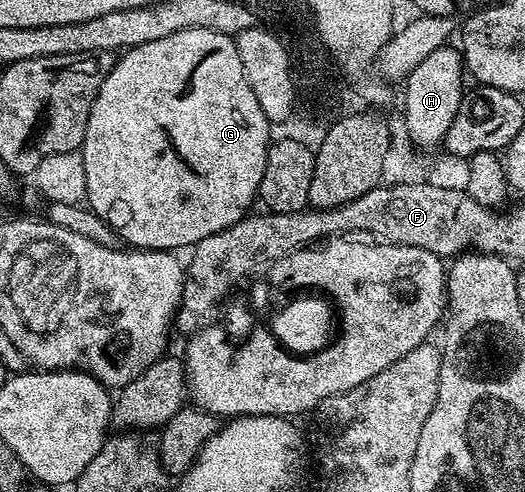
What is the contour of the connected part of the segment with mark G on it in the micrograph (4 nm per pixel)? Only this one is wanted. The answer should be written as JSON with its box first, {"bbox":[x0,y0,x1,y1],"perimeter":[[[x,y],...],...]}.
{"bbox":[79,29,271,250],"perimeter":[[[188,29],[175,35],[167,35],[167,39],[155,39],[155,43],[143,43],[134,49],[126,49],[114,60],[113,70],[99,87],[99,95],[91,107],[87,131],[79,150],[83,159],[83,171],[87,171],[85,198],[88,208],[93,209],[99,219],[109,224],[126,246],[134,249],[188,250],[207,239],[207,235],[215,235],[241,220],[241,205],[249,205],[253,200],[258,200],[271,144],[269,129],[271,123],[267,115],[263,115],[263,107],[259,107],[259,99],[255,99],[251,83],[247,83],[247,75],[243,75],[243,63],[239,63],[237,43],[230,34],[216,33],[210,29]]]}

